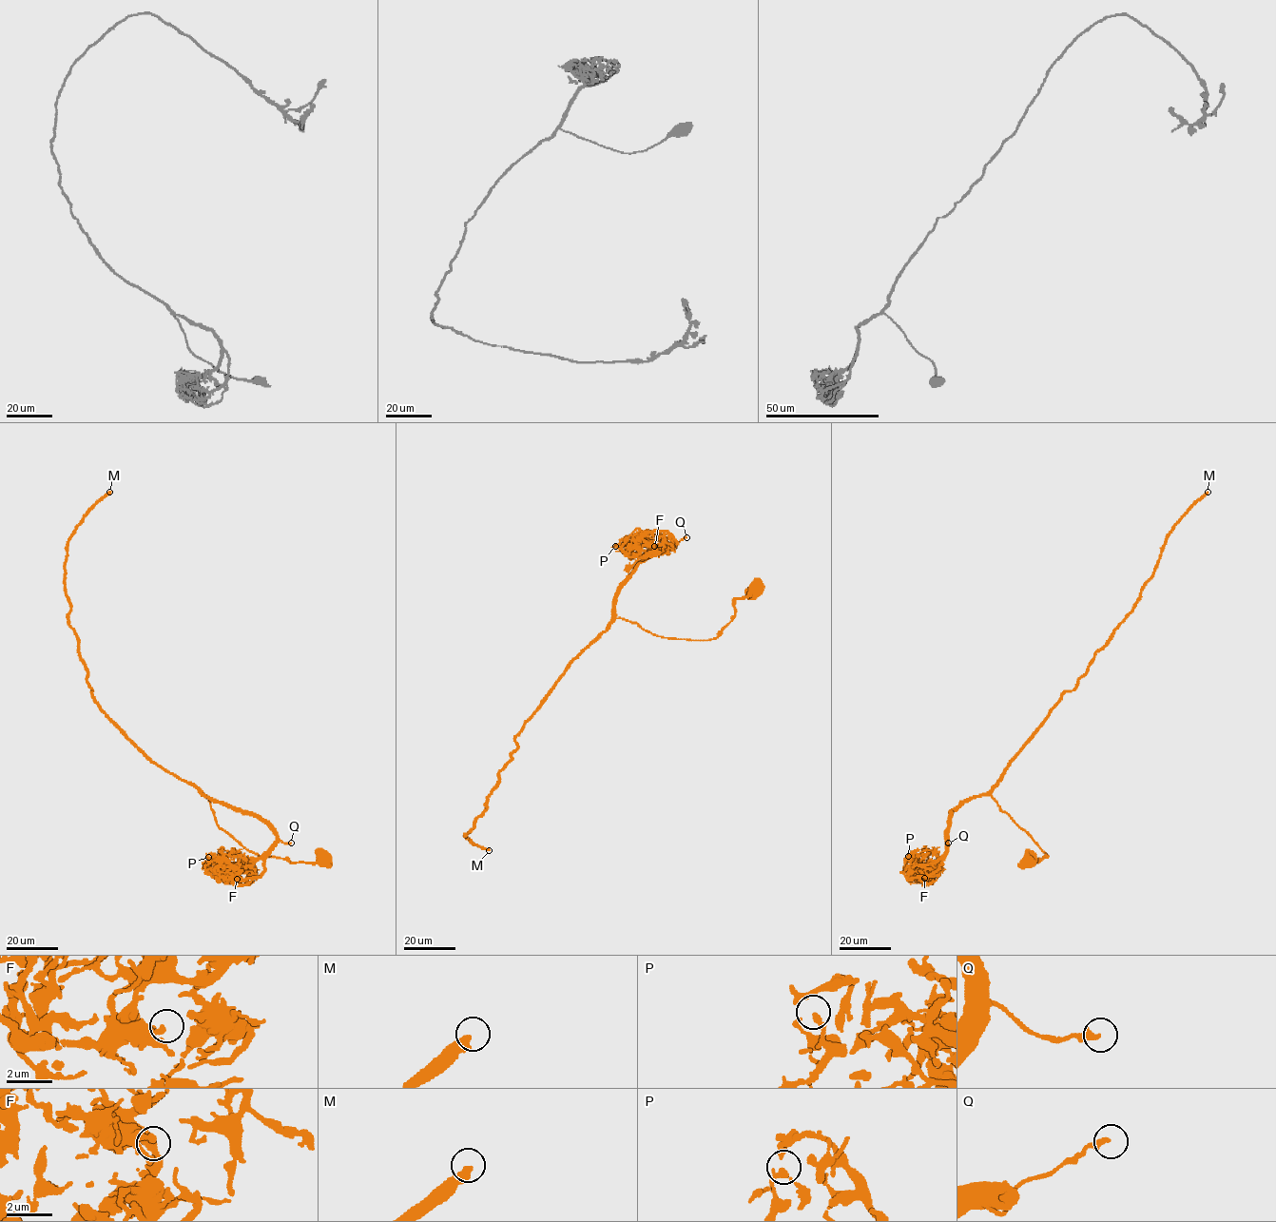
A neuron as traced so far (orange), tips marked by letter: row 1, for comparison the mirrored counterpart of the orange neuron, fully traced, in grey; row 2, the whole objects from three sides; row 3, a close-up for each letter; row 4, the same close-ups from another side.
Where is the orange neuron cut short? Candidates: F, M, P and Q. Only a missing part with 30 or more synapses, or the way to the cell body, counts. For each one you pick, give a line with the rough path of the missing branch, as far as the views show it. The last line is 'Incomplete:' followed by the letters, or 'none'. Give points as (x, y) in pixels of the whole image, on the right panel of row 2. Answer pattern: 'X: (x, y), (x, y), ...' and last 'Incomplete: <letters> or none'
Incomplete: M

